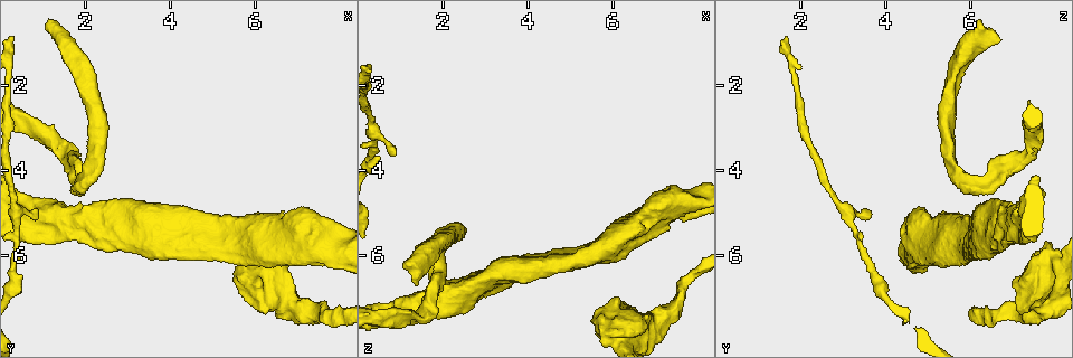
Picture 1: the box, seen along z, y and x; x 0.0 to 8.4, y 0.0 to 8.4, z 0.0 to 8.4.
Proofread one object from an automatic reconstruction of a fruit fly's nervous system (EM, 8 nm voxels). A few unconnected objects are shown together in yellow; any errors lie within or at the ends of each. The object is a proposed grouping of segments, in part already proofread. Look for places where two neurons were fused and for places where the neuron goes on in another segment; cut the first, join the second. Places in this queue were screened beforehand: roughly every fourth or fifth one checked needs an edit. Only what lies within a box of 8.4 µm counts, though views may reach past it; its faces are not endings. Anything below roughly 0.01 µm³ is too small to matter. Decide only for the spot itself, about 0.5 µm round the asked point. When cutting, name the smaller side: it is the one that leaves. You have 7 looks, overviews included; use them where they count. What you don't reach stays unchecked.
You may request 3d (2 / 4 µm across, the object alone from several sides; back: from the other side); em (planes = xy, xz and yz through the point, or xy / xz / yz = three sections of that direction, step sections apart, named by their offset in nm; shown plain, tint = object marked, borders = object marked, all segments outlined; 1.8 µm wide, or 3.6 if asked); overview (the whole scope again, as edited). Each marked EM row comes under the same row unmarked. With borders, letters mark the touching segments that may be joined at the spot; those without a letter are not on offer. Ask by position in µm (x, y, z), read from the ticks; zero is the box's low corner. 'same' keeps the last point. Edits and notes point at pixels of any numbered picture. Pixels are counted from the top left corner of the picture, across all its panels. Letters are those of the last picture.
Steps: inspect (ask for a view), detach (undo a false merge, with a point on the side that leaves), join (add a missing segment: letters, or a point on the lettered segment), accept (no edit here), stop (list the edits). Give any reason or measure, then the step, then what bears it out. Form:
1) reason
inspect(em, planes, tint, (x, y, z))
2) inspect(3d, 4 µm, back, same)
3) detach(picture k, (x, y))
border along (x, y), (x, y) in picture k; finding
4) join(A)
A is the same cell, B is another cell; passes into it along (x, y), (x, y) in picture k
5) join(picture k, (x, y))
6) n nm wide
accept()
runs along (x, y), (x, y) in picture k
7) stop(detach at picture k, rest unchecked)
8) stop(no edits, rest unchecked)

abrupt turn
inspect(em, planes, borders, (1.65, 3.60, 7.40))

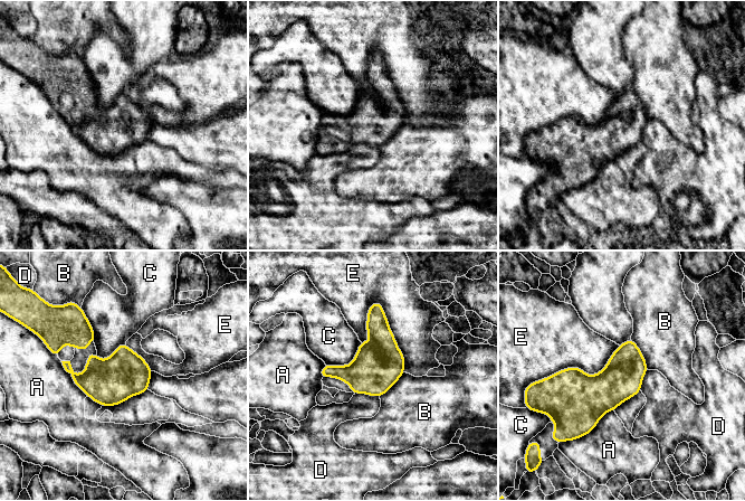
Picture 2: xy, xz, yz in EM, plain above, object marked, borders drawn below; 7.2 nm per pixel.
accept()
A, B, C, D and E are other cells; border along (374, 301), (404, 358), (404, 371) in picture 2; one neuron here

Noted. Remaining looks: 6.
thick end
inspect(3d, 4 µm, back, (1.40, 0.95, 6.70))

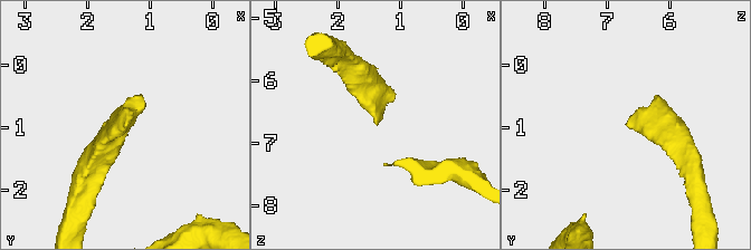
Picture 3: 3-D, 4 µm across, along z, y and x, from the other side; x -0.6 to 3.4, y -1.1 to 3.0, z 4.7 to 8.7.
shape alone is not enough
inspect(em, yz, step 4, tint, (1.35, 0.90, 6.70))

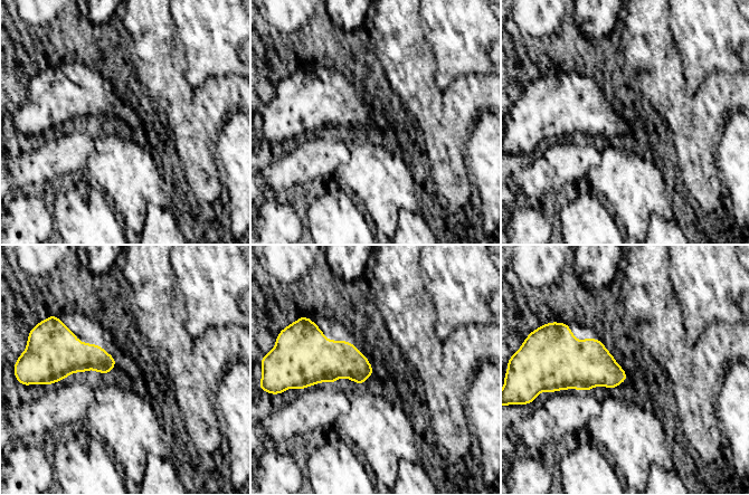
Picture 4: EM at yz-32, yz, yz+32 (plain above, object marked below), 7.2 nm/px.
inspect(em, planes, borders, same)

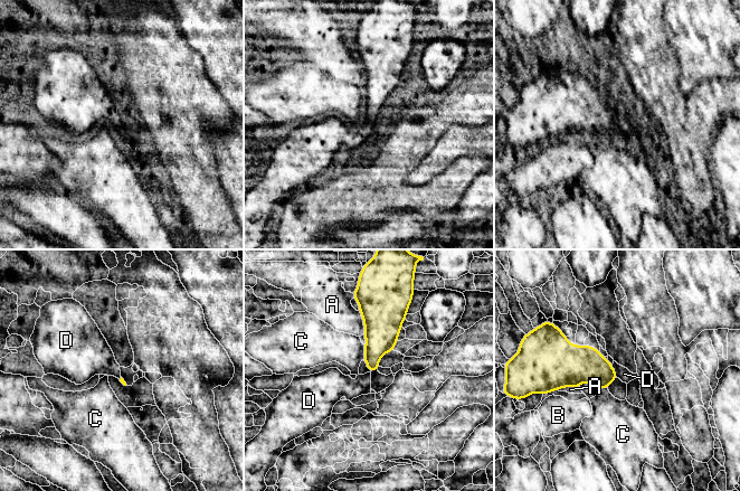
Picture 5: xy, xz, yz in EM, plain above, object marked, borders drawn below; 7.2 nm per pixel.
A touches over 170 nm
join(D)
D is the same cell, A, B and C are other cells; it goes on there

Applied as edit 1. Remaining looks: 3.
inspect(overview)

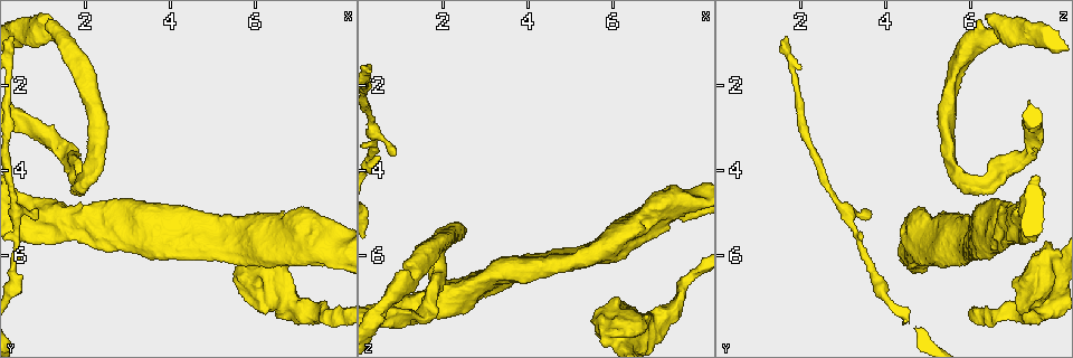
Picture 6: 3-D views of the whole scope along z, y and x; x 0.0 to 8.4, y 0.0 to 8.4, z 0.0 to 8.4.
thin end
inspect(em, planes, borders, (0.85, 5.05, 3.60))

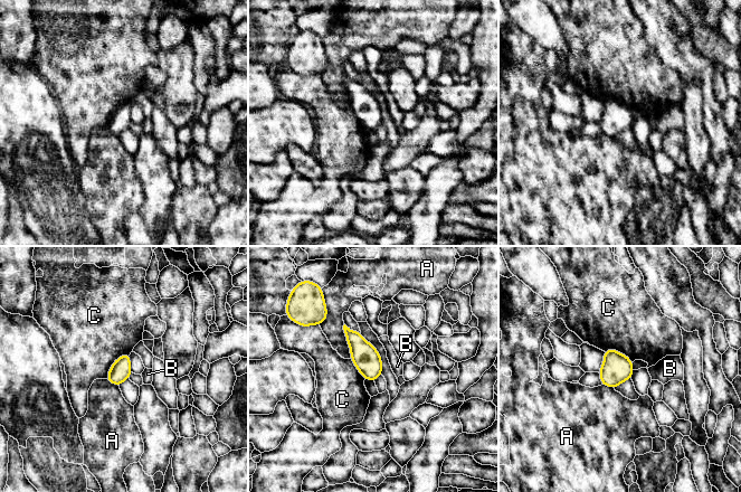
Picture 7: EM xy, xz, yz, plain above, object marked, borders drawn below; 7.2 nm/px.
C touches over 260 nm
accept()
A, B and C are other cells; border along (130, 352), (113, 362), (105, 378) in picture 7; none of them fits

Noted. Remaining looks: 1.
stop(join at picture 5, rest unchecked)

